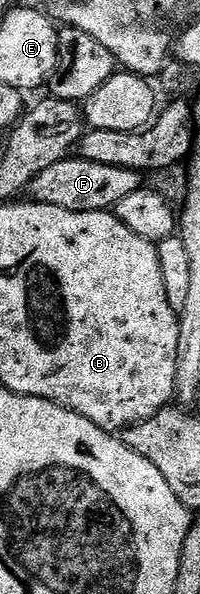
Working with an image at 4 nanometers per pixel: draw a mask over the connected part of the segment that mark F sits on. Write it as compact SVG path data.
M66 158L47 166L28 186L28 195L36 204L63 206L72 212L103 212L116 209L127 194L143 187L142 173L127 170L123 166L103 166L103 162L91 162L80 158Z

